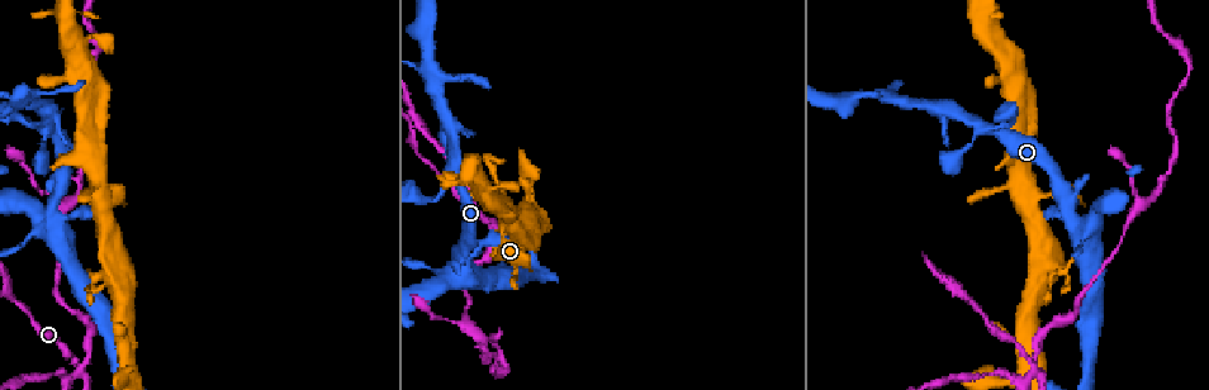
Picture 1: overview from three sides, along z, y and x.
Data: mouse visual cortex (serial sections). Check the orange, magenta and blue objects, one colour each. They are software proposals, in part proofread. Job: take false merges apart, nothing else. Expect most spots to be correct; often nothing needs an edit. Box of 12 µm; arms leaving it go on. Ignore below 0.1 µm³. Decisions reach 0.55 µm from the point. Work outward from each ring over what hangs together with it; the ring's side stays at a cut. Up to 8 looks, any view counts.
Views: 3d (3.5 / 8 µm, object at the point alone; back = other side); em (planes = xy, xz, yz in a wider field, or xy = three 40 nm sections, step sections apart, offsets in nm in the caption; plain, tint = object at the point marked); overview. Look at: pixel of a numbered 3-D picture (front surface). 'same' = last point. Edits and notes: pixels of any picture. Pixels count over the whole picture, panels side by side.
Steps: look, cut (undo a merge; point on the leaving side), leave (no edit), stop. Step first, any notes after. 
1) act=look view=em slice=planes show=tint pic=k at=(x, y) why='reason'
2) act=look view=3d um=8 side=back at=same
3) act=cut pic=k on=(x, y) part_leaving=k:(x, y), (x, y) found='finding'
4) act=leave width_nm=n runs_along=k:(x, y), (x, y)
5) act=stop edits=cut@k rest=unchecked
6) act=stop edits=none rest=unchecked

act=look view=3d um=3.5 pic=1 at=(1028, 186) why='sharp bend'

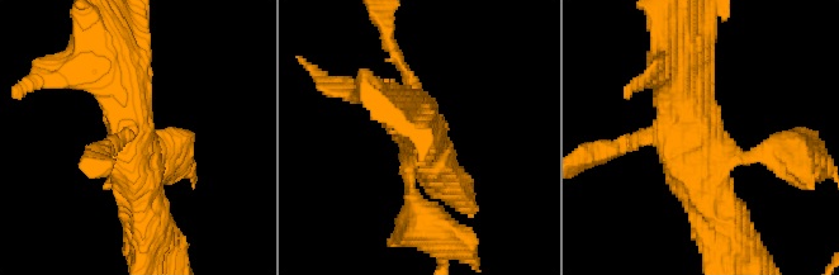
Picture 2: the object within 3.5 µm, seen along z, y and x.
act=look view=em slice=planes show=plain pic=2 at=(699, 139) why='now the EM'

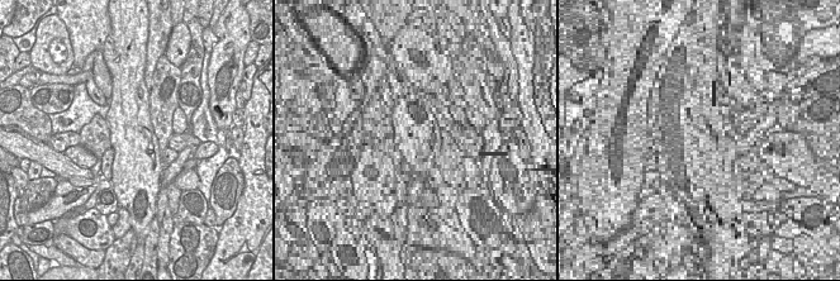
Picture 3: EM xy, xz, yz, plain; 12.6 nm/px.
act=look view=em slice=planes show=tint at=same

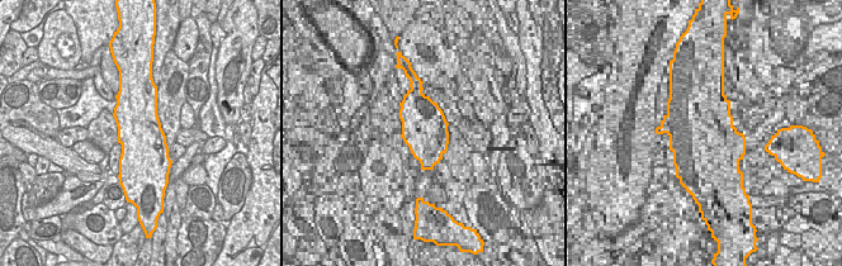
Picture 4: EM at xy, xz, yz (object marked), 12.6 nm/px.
act=leave runs_along=2:(742, 157), (677, 36) found='all the same cell'

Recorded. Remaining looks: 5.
act=look view=3d um=3.5 pic=1 at=(46, 131) why='four-way junction'

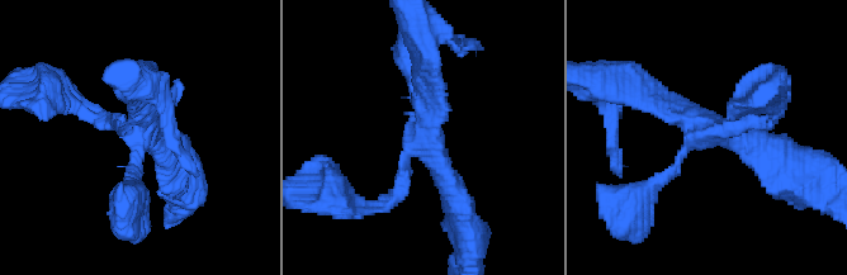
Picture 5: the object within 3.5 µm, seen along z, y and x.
act=look view=em slice=xy step=3 show=tint pic=5 at=(710, 131)

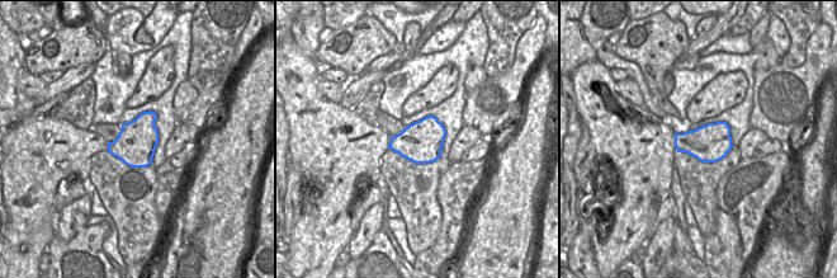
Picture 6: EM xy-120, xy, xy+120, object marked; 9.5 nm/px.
act=look view=em slice=xy step=2 show=tint at=same why='cut it another way'

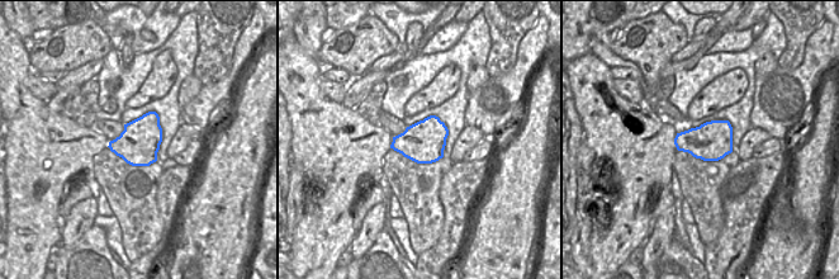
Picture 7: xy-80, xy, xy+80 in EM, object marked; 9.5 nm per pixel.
act=leave arms=4 runs_along=5:(776, 159), (678, 119), (639, 88) found='continuous, no second cell'

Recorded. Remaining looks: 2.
act=look view=3d um=3.5 pic=1 at=(891, 100) why='branch point'

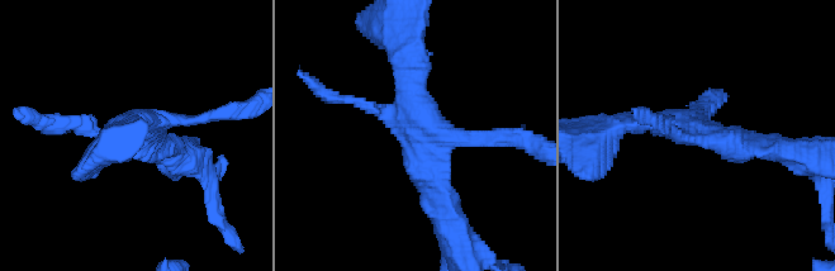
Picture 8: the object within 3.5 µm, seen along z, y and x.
act=leave runs_along=8:(447, 217), (423, 171), (408, 63) found='all the same cell'

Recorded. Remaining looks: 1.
act=stop edits=none rest=unchecked

